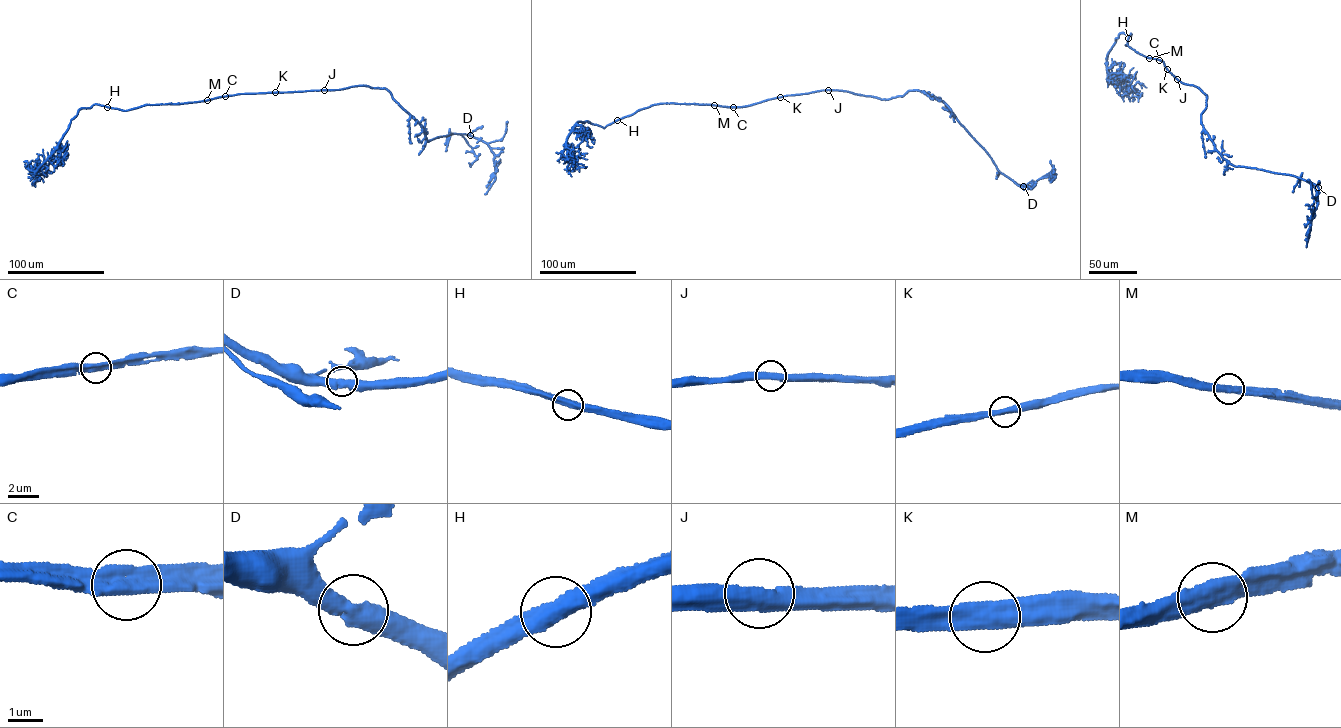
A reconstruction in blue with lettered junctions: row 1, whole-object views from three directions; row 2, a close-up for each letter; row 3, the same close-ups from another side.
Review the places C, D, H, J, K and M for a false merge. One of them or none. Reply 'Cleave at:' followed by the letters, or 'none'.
Cleave at: none

